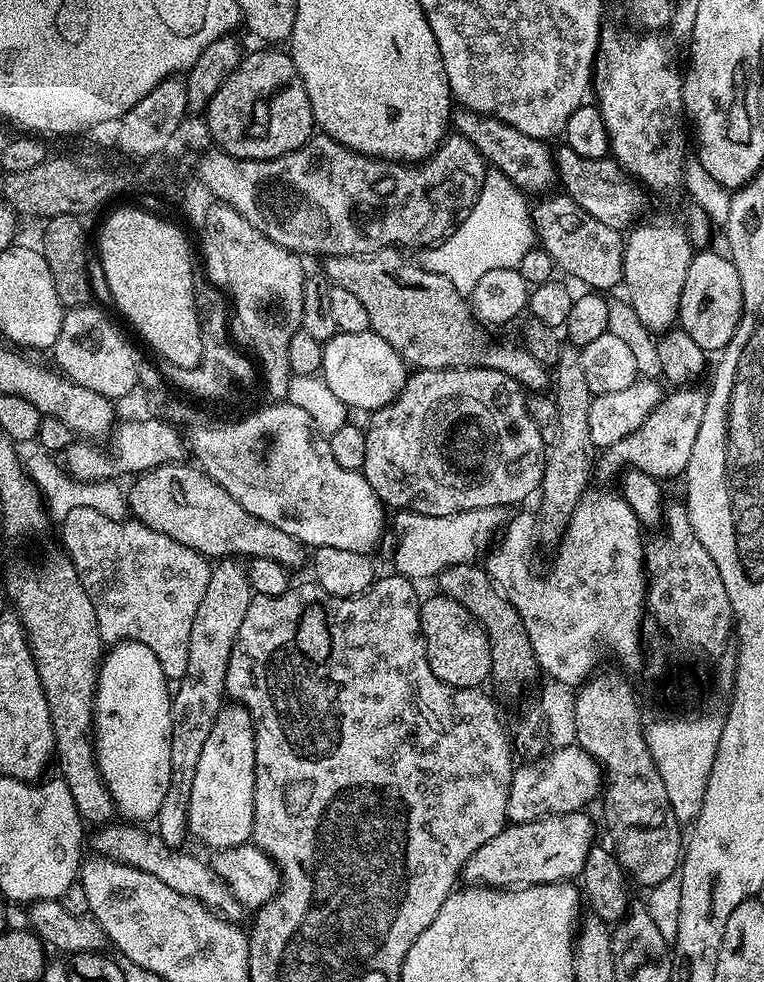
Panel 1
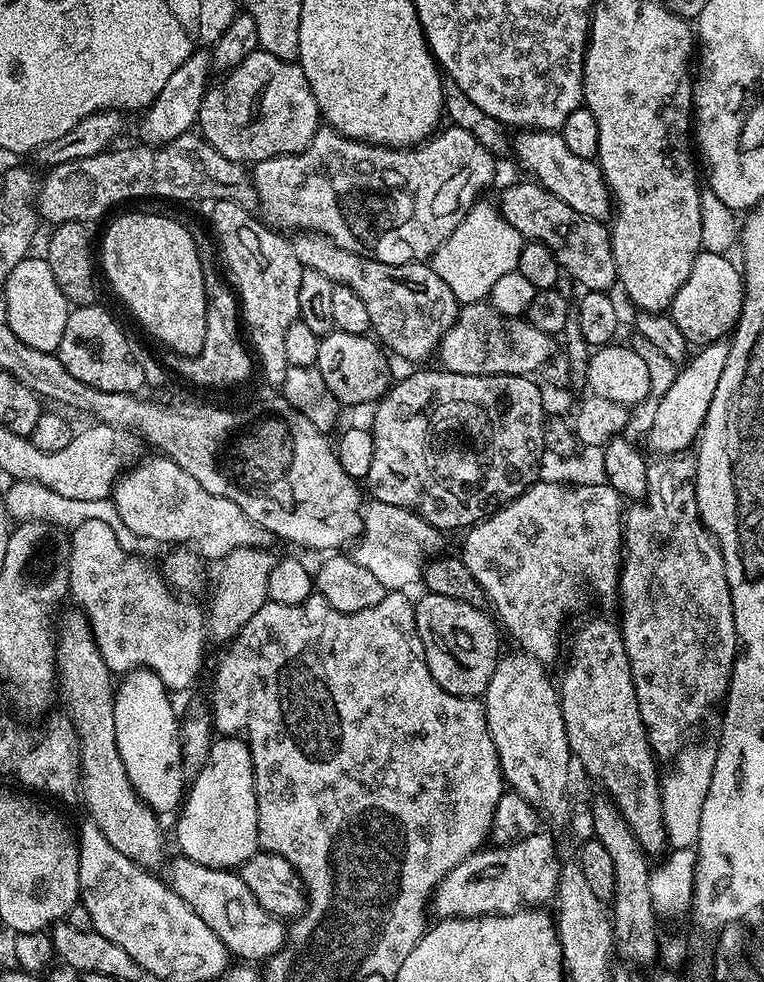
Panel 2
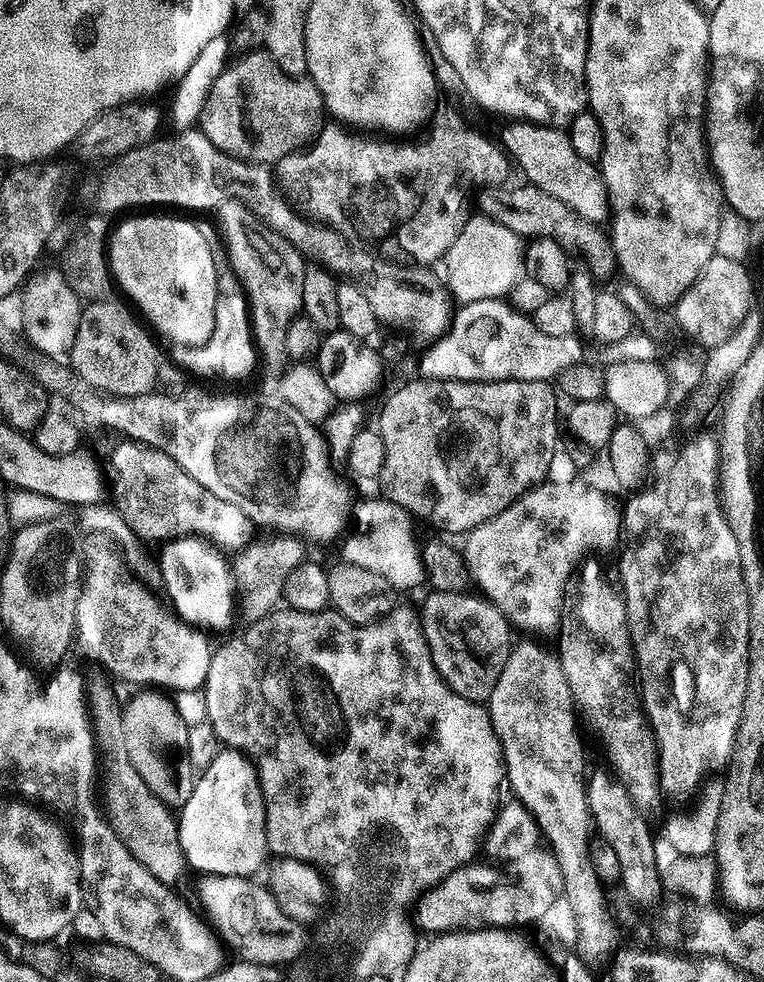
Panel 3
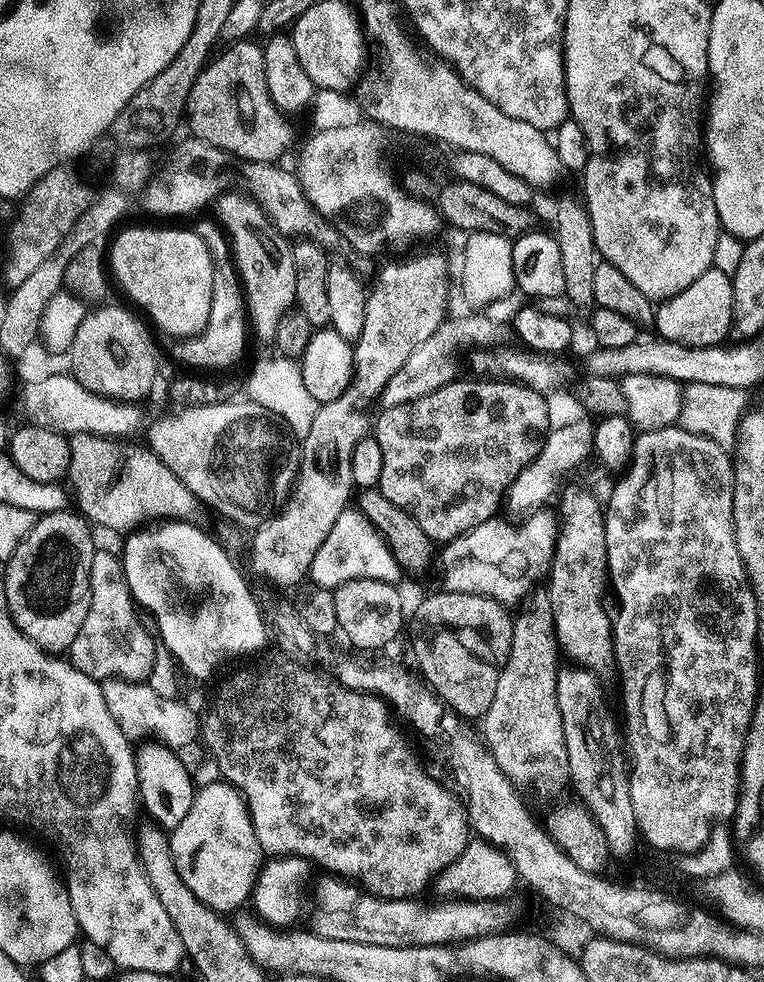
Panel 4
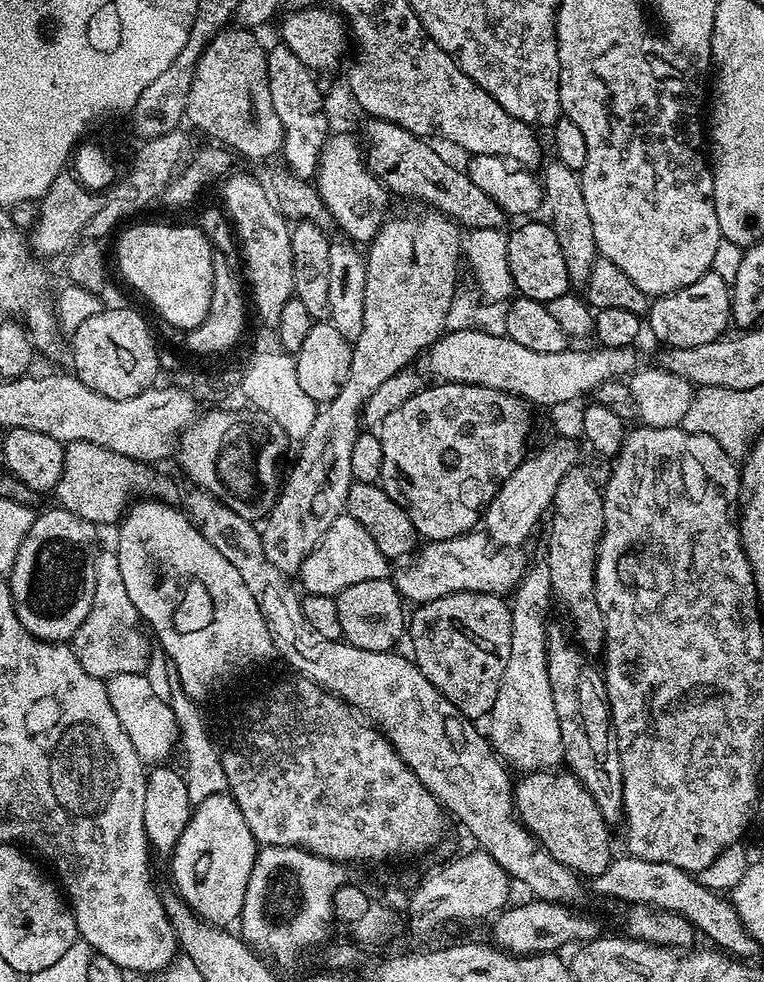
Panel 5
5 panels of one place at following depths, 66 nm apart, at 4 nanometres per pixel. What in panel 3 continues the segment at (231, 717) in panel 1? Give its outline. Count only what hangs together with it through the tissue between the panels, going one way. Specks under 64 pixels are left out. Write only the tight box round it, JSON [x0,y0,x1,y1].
[178,747,270,878]

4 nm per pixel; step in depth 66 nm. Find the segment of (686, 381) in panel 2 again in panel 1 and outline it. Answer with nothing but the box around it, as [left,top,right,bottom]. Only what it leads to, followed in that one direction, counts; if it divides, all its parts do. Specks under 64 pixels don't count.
[598,386,708,478]

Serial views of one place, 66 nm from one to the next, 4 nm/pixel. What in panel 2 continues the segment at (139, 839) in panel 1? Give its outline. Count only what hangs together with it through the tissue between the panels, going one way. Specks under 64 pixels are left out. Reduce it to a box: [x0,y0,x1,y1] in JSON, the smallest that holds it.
[166,854,285,962]

